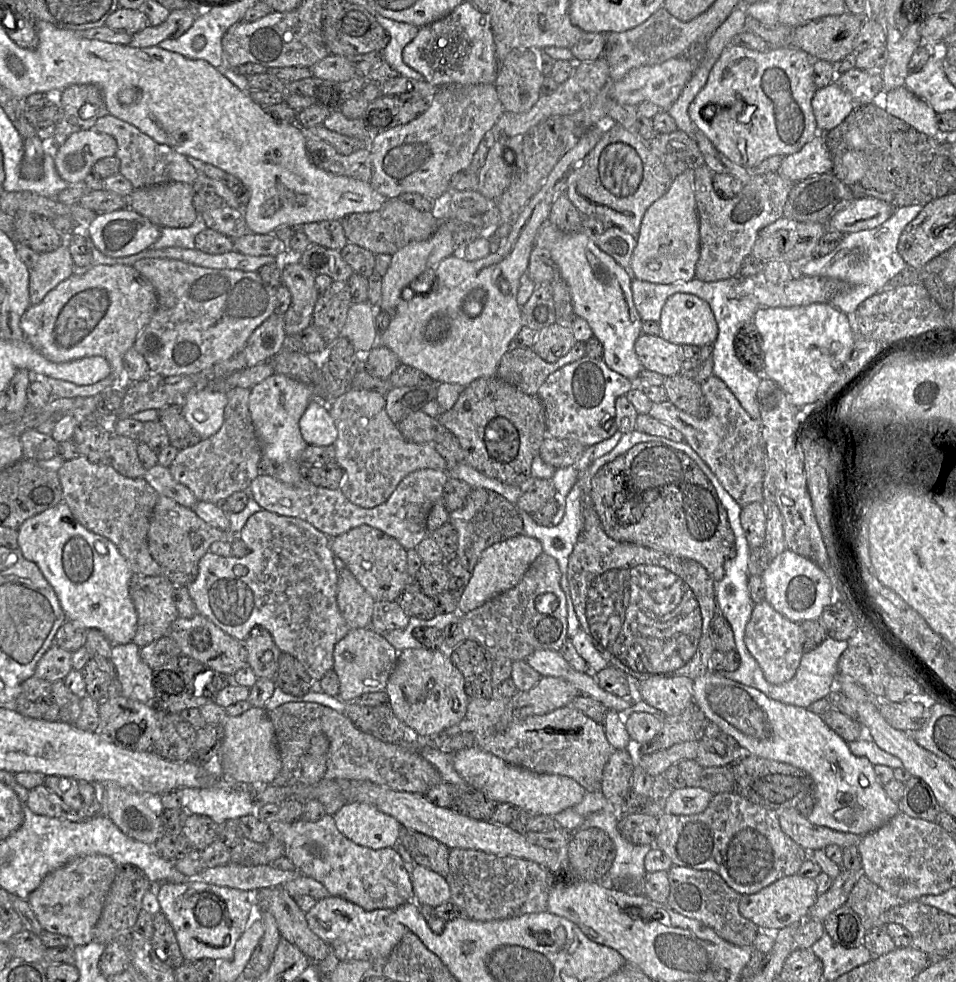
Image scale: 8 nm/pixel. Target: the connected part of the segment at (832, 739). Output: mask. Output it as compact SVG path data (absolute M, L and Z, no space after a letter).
M712 670L693 679L693 702L709 722L736 739L740 753L788 763L811 775L817 788L817 802L807 817L811 823L864 836L900 812L877 780L872 763L853 755L848 743L808 708L771 699Z

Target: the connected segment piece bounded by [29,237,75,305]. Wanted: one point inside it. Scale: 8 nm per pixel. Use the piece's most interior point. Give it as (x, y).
(51, 268)

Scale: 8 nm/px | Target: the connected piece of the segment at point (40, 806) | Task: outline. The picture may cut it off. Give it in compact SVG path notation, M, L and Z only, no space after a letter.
M39 785L29 790L25 805L38 815L66 819L72 822L82 822L90 819L69 807L57 794L44 785Z

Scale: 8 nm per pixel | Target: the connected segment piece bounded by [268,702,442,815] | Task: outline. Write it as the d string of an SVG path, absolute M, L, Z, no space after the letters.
M289 702L268 712L274 726L276 743L282 767L270 785L283 786L291 783L293 772L300 758L307 752L311 740L325 735L330 743L327 752L327 769L321 785L324 793L318 800L324 806L326 815L334 815L347 804L342 795L341 781L366 781L388 787L399 792L425 795L432 787L442 782L438 770L424 759L419 751L401 744L387 743L358 729L343 713L313 702Z

